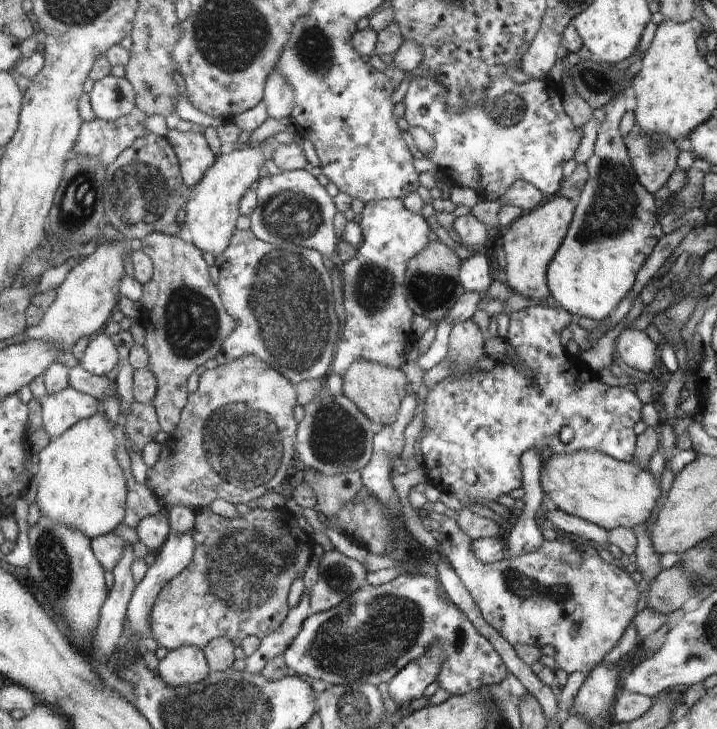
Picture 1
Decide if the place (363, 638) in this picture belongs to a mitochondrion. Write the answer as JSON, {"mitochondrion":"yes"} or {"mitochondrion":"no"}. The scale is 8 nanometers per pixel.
{"mitochondrion":"yes"}

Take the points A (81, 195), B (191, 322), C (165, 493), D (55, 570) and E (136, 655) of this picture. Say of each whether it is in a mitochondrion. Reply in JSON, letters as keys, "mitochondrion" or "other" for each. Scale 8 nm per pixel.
{"A":"mitochondrion","B":"mitochondrion","C":"other","D":"mitochondrion","E":"other"}

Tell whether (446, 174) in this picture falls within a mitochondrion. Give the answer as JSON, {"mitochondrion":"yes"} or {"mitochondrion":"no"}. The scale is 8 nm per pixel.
{"mitochondrion":"no"}

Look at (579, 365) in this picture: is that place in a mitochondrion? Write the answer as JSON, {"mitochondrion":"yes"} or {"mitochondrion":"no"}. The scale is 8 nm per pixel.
{"mitochondrion":"no"}

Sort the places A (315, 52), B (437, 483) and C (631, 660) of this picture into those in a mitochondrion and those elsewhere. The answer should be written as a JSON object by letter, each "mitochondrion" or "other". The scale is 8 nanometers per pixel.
{"A":"mitochondrion","B":"other","C":"other"}

